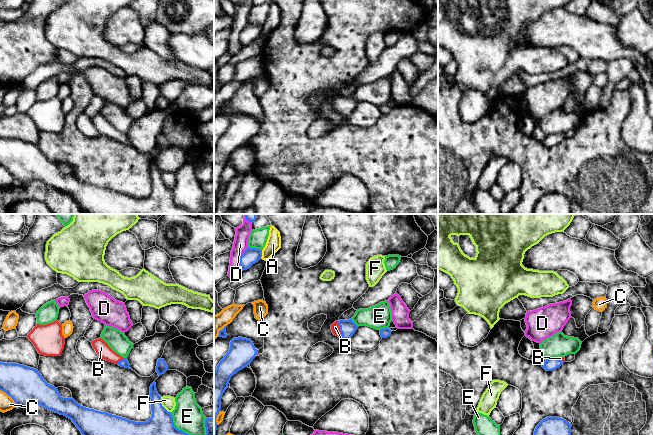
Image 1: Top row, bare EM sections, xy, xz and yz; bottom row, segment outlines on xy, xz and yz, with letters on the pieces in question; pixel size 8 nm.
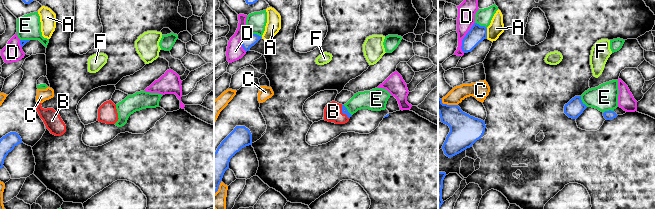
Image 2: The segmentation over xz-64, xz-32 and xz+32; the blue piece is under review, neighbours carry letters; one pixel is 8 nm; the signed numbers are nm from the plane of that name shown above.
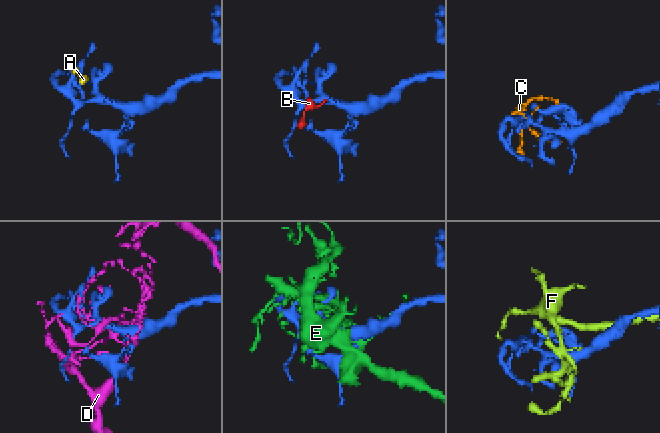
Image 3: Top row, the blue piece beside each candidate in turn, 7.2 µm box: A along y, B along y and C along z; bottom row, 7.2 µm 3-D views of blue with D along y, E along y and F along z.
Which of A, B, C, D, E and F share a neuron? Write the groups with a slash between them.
A / B / C / D / E / F

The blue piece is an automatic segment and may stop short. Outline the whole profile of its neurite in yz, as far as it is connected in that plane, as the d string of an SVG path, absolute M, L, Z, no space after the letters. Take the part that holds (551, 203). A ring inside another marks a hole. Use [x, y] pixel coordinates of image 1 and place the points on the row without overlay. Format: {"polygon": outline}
{"polygon": "M547 193L535 204L533 214L571 214L572 201L559 193Z"}

